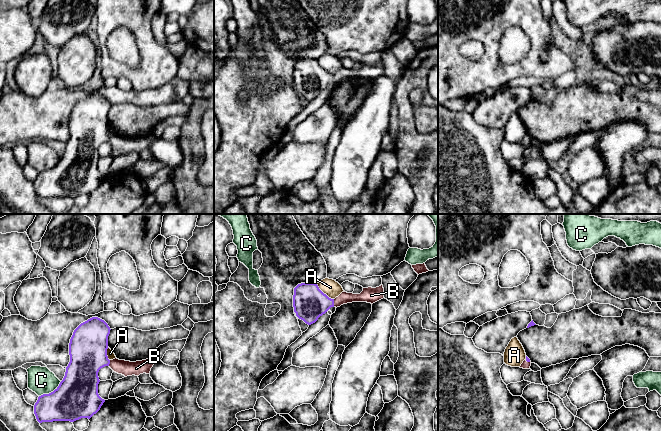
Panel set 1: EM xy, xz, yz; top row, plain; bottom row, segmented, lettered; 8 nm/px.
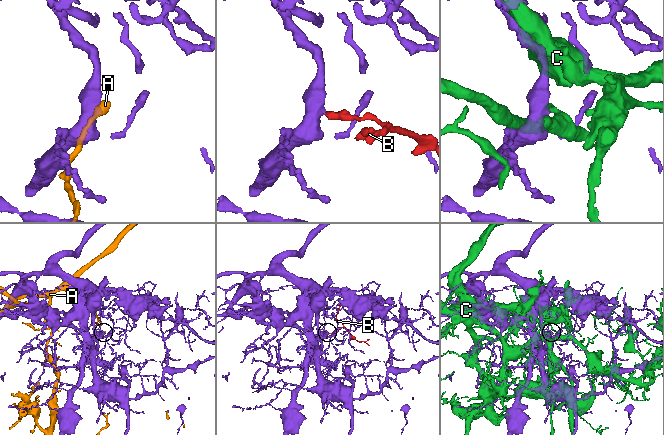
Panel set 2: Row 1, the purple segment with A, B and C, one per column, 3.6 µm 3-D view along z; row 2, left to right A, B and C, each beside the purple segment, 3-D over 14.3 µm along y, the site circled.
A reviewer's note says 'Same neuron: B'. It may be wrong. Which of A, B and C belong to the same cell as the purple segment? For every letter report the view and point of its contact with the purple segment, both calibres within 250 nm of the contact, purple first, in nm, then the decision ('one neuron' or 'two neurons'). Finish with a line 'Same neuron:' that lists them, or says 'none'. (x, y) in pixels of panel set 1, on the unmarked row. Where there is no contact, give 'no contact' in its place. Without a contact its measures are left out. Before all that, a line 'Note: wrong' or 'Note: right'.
Note: right
A: contact xz (323, 69); calibres 260 and 140 nm; two neurons
B: contact xz (333, 79); calibres 260 and 90 nm; one neuron
C: contact xy (51, 168); calibres 340 and 220 nm; two neurons
Same neuron: B

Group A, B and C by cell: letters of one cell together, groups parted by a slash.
A / B / C

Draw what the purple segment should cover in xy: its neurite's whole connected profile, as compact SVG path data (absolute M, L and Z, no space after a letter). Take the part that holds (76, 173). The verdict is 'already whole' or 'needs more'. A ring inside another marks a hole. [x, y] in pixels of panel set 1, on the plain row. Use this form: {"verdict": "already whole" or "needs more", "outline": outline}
{"verdict": "needs more", "outline": "M98 93L88 95L74 106L69 119L70 138L63 156L53 168L39 172L34 181L39 199L74 198L96 190L105 178L98 170L98 148L105 142L125 153L150 149L156 138L153 133L136 138L108 135L110 106Z"}

